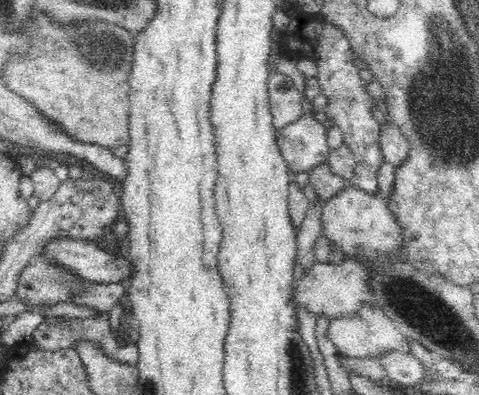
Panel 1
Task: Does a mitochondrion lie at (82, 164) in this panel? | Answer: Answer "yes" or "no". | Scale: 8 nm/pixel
no

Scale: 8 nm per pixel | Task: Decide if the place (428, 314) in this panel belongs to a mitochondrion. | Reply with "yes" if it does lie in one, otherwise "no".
yes

